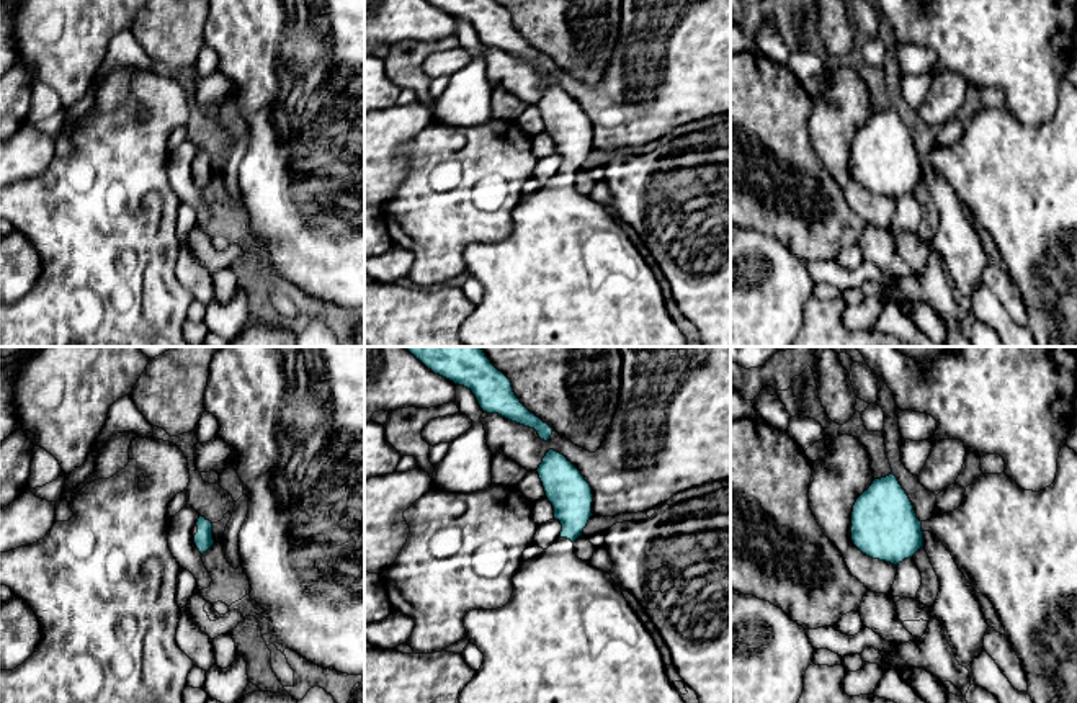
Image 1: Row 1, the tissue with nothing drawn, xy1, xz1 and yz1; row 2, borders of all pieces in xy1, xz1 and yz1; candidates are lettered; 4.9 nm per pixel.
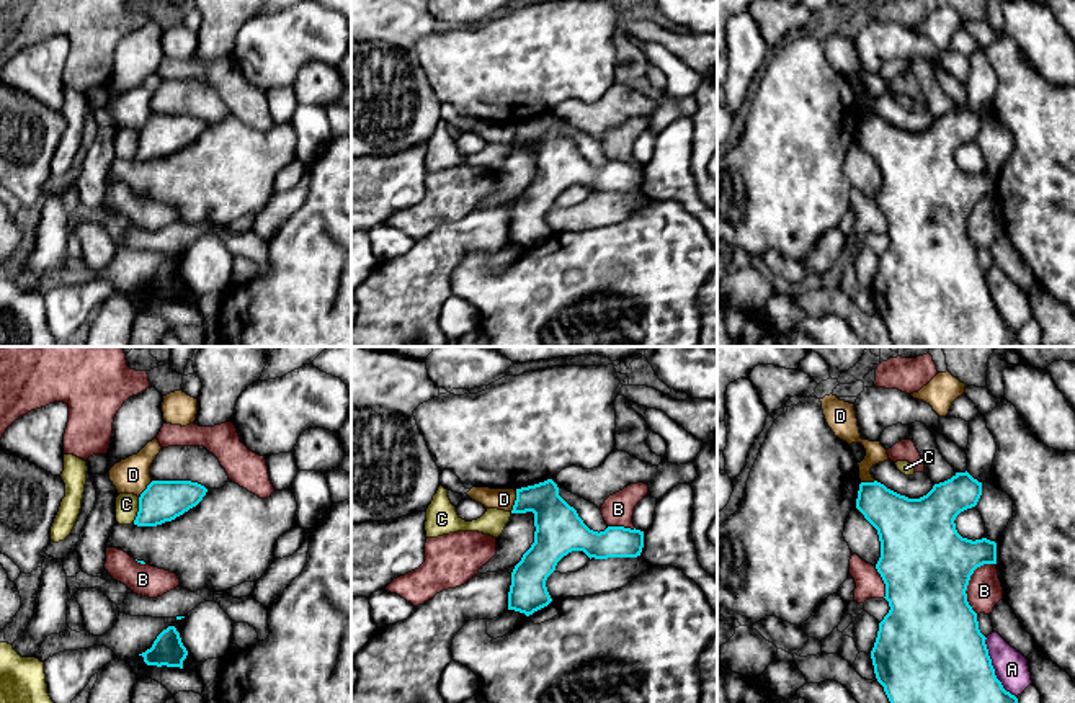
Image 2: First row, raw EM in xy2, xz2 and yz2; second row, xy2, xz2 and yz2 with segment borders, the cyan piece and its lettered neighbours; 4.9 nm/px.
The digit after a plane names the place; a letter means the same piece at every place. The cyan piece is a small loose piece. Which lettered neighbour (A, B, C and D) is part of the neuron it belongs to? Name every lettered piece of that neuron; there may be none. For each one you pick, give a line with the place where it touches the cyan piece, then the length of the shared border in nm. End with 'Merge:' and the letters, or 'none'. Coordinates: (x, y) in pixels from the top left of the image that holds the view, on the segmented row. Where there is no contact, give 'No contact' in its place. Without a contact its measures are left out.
Merge: none

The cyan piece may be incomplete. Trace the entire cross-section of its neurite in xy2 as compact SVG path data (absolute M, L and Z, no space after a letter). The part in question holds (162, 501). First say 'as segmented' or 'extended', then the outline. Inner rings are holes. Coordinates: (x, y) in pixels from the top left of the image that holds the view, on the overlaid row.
as segmented | M152 481L139 497L137 526L172 522L196 507L207 489L191 481Z

